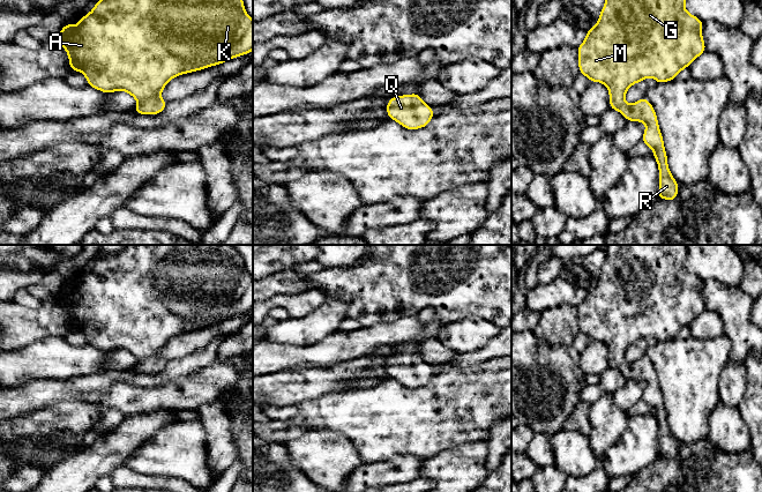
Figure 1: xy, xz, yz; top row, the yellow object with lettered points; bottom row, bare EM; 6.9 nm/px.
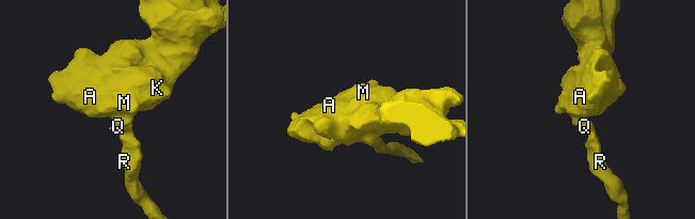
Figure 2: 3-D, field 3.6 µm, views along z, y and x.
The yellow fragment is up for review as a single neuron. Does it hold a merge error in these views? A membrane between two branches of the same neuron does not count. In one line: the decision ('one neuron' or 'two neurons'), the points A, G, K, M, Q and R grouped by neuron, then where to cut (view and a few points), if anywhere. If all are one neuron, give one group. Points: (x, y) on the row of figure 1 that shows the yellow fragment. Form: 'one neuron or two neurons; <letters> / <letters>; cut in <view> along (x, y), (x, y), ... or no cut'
one neuron; A G K M Q R; no cut

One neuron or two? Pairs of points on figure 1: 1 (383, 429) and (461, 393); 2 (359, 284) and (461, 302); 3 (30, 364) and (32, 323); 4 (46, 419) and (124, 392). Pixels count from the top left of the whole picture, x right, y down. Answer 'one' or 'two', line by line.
1: one
2: one
3: two
4: two

